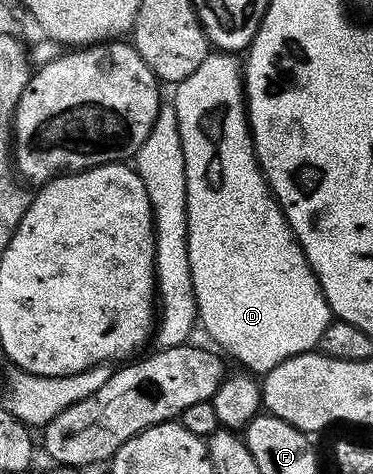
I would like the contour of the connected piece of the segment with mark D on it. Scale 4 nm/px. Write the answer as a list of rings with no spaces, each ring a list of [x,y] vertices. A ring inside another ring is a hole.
[[[208,53],[205,61],[201,61],[201,65],[197,65],[197,70],[194,73],[189,73],[189,77],[185,77],[185,81],[177,84],[174,91],[173,106],[177,113],[177,125],[181,133],[181,149],[185,153],[189,269],[193,277],[193,293],[199,310],[197,323],[201,331],[203,327],[204,333],[216,343],[214,346],[224,356],[232,355],[239,362],[236,364],[242,365],[248,372],[266,373],[289,357],[316,350],[321,341],[321,333],[325,333],[325,329],[330,325],[333,316],[325,301],[325,293],[321,289],[301,245],[295,239],[295,234],[291,232],[287,218],[283,215],[283,211],[275,199],[275,194],[271,192],[271,186],[268,185],[267,178],[263,175],[255,156],[255,146],[251,140],[251,126],[247,123],[247,100],[243,94],[243,63],[240,56],[235,53]]]

